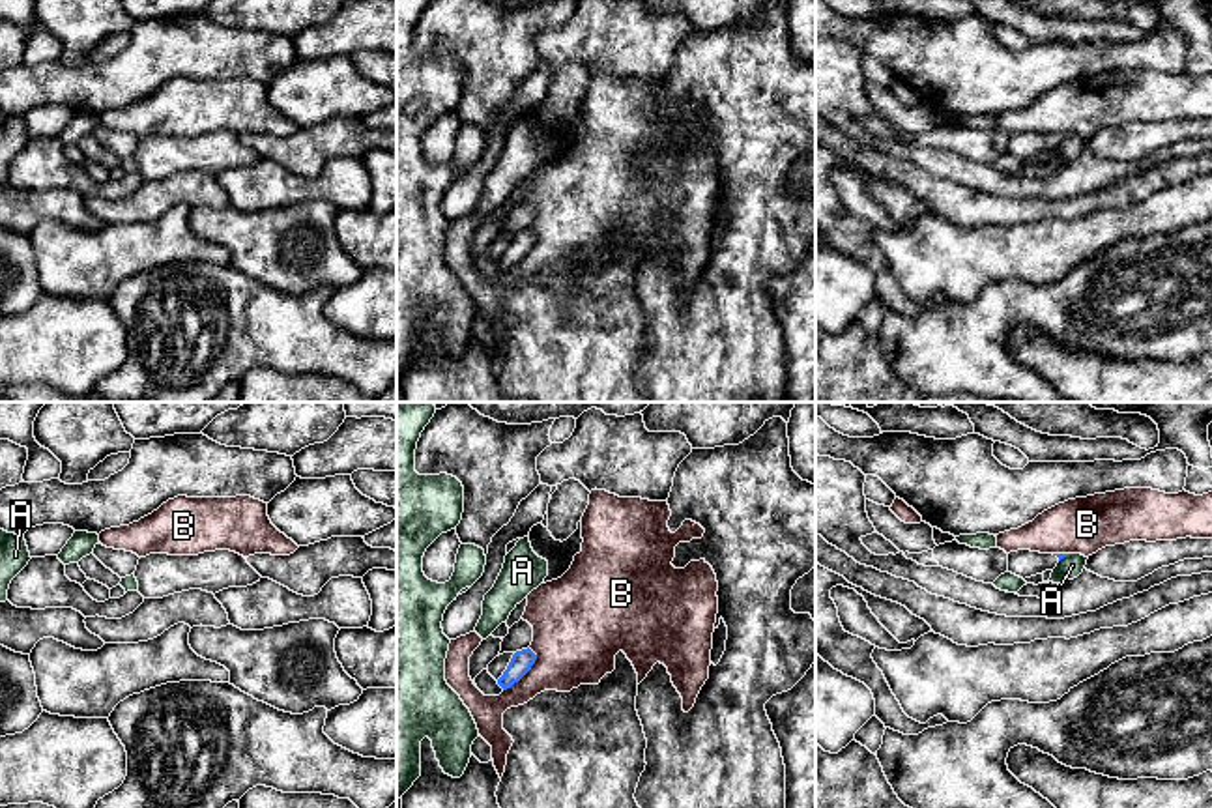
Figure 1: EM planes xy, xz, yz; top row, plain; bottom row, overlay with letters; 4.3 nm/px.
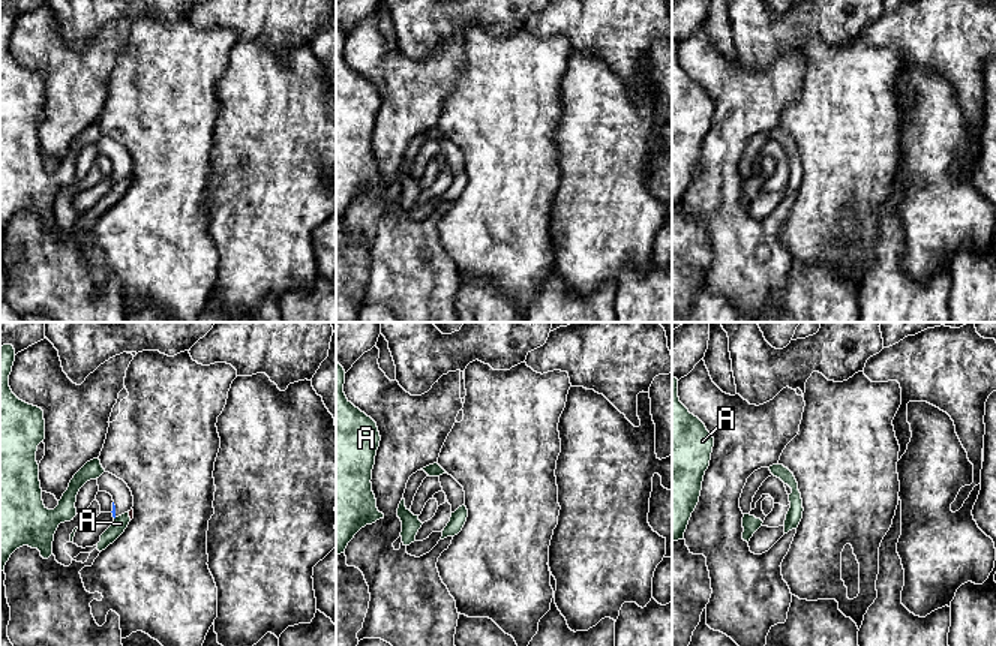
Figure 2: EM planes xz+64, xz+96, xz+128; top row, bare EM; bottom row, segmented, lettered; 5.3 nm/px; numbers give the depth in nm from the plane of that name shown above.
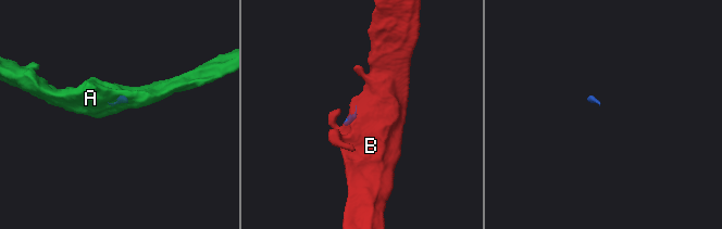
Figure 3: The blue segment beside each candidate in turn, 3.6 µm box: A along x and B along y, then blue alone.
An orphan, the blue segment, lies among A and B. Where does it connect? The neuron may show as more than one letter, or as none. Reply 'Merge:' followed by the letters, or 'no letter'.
Merge: no letter

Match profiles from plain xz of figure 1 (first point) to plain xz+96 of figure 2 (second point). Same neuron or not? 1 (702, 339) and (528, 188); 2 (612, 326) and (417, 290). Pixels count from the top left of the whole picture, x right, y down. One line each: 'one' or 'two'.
1: two
2: two

